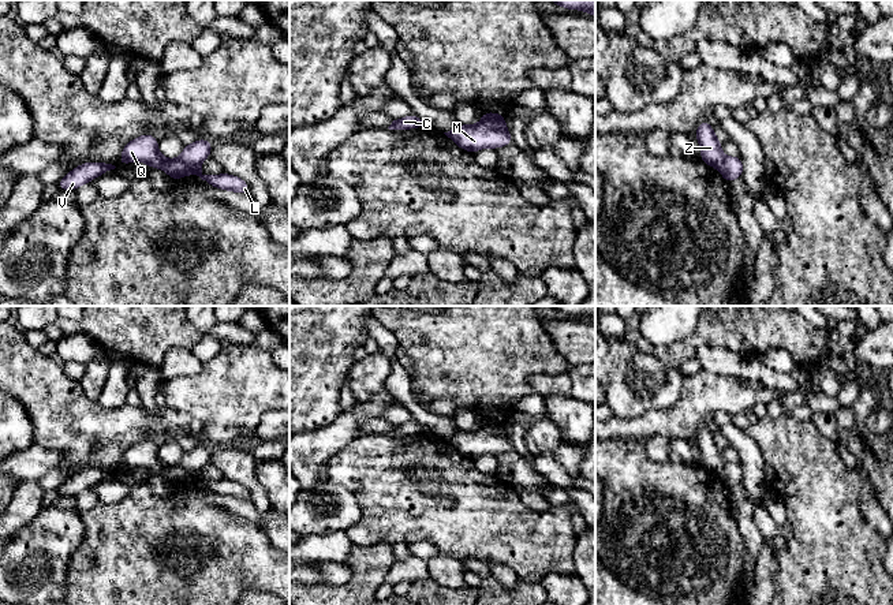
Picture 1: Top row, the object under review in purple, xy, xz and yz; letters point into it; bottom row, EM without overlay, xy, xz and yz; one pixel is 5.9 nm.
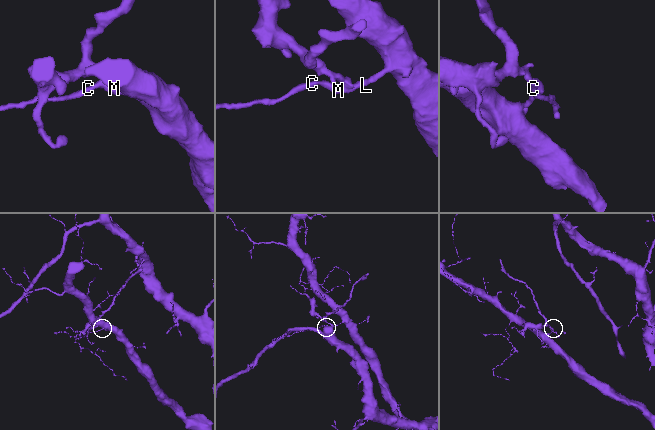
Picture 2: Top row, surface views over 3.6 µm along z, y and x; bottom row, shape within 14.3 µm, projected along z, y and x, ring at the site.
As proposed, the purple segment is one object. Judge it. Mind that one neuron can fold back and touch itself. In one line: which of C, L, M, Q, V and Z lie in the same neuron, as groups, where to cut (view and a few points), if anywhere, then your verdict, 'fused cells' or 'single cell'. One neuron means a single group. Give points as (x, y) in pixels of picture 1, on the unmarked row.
C L M Q V / Z | xz (481, 428), (490, 433), (505, 436) | fused cells

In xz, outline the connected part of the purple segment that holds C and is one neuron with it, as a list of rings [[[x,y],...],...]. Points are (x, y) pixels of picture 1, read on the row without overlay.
[[[412,419],[403,425],[393,426],[388,434],[389,436],[410,436],[410,434],[418,434],[418,433],[430,434],[427,429],[425,429],[423,426],[421,426],[418,422]]]

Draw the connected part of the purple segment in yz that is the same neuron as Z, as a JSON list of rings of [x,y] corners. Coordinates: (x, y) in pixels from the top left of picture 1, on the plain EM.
[[[707,426],[699,429],[695,442],[700,449],[699,464],[709,473],[720,475],[726,463],[724,462],[720,447]]]

